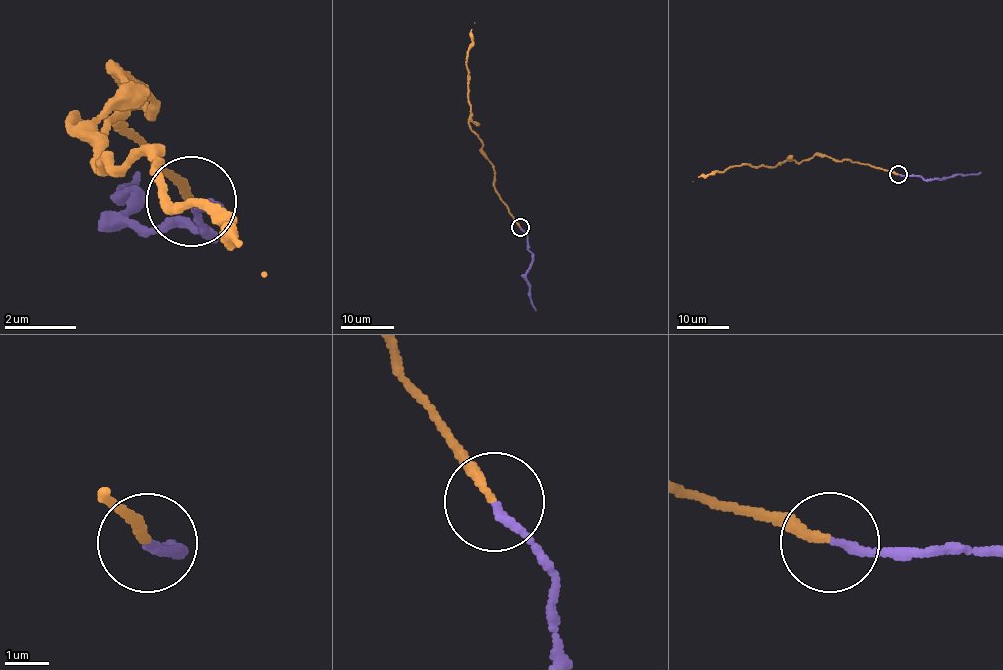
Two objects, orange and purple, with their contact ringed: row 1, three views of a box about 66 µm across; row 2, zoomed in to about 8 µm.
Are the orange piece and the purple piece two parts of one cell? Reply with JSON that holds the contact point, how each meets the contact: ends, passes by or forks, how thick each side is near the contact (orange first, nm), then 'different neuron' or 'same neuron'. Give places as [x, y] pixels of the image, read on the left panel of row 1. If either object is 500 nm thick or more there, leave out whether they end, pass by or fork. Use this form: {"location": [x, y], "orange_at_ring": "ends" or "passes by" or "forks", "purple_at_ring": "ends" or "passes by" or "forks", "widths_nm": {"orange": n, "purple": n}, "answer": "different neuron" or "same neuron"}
{"location": [191, 201], "orange_at_ring": "ends", "purple_at_ring": "ends", "widths_nm": {"orange": 200, "purple": 190}, "answer": "different neuron"}

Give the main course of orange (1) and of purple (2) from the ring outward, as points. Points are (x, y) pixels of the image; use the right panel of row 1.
1: (898, 174), (816, 154), (799, 162), (788, 161), (772, 167), (735, 165), (692, 181)
2: (898, 174), (936, 179), (981, 171)

